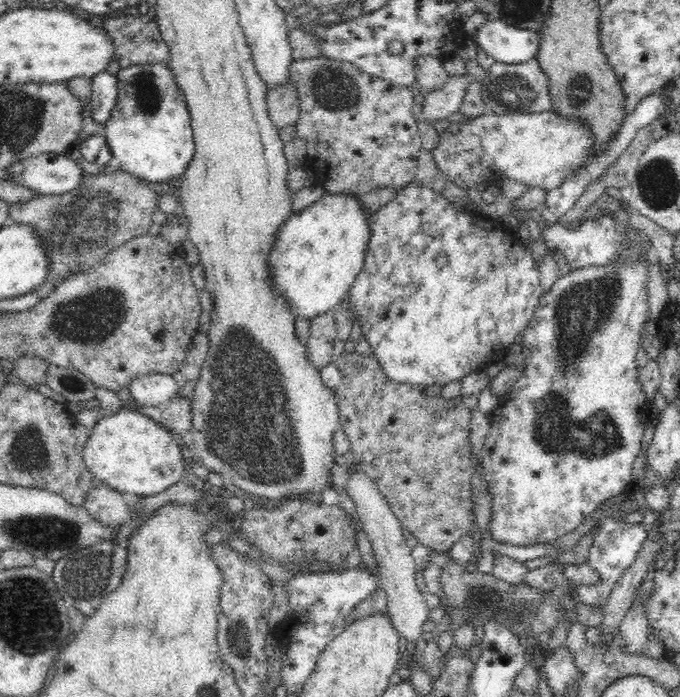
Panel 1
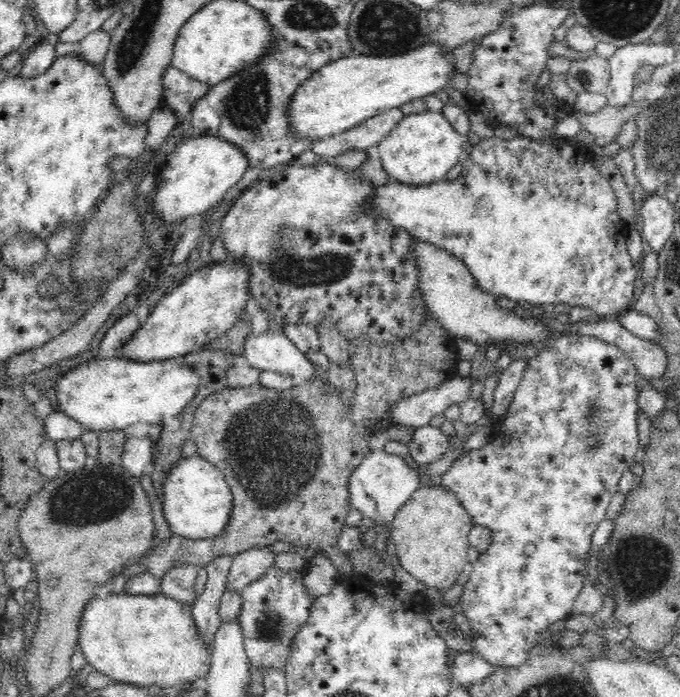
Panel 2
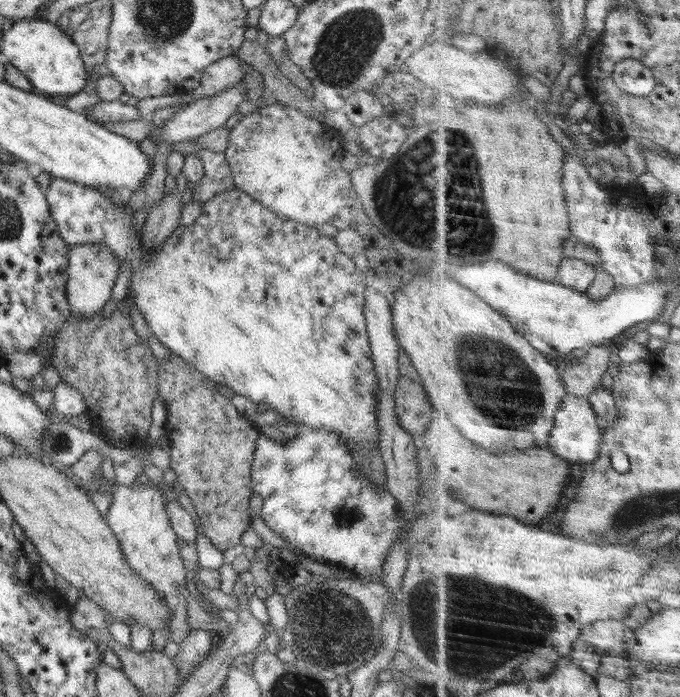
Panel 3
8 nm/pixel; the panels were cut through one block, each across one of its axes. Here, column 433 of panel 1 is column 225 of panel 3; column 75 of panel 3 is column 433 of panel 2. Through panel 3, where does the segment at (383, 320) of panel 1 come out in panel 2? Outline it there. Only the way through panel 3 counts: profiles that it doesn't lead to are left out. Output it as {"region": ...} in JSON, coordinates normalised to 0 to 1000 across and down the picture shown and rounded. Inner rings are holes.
{"region":[[[763,194],[754,199],[737,199],[729,195],[707,199],[696,215],[690,220],[679,235],[679,248],[668,258],[657,257],[625,265],[601,265],[588,261],[575,261],[565,267],[553,268],[550,278],[538,287],[541,308],[559,308],[574,316],[578,324],[593,327],[612,339],[613,344],[629,347],[662,366],[674,370],[697,395],[701,409],[718,422],[729,428],[744,426],[759,435],[771,432],[781,438],[799,436],[835,436],[844,442],[863,442],[874,451],[884,455],[891,451],[913,451],[926,440],[926,433],[932,428],[932,410],[938,399],[938,379],[929,376],[921,343],[924,341],[925,327],[919,324],[912,307],[909,307],[909,287],[903,280],[903,270],[897,261],[879,245],[871,231],[874,230],[869,217],[875,211],[865,208],[850,199],[832,199],[832,197],[819,197],[812,205],[809,202],[782,202],[771,194]]]}

